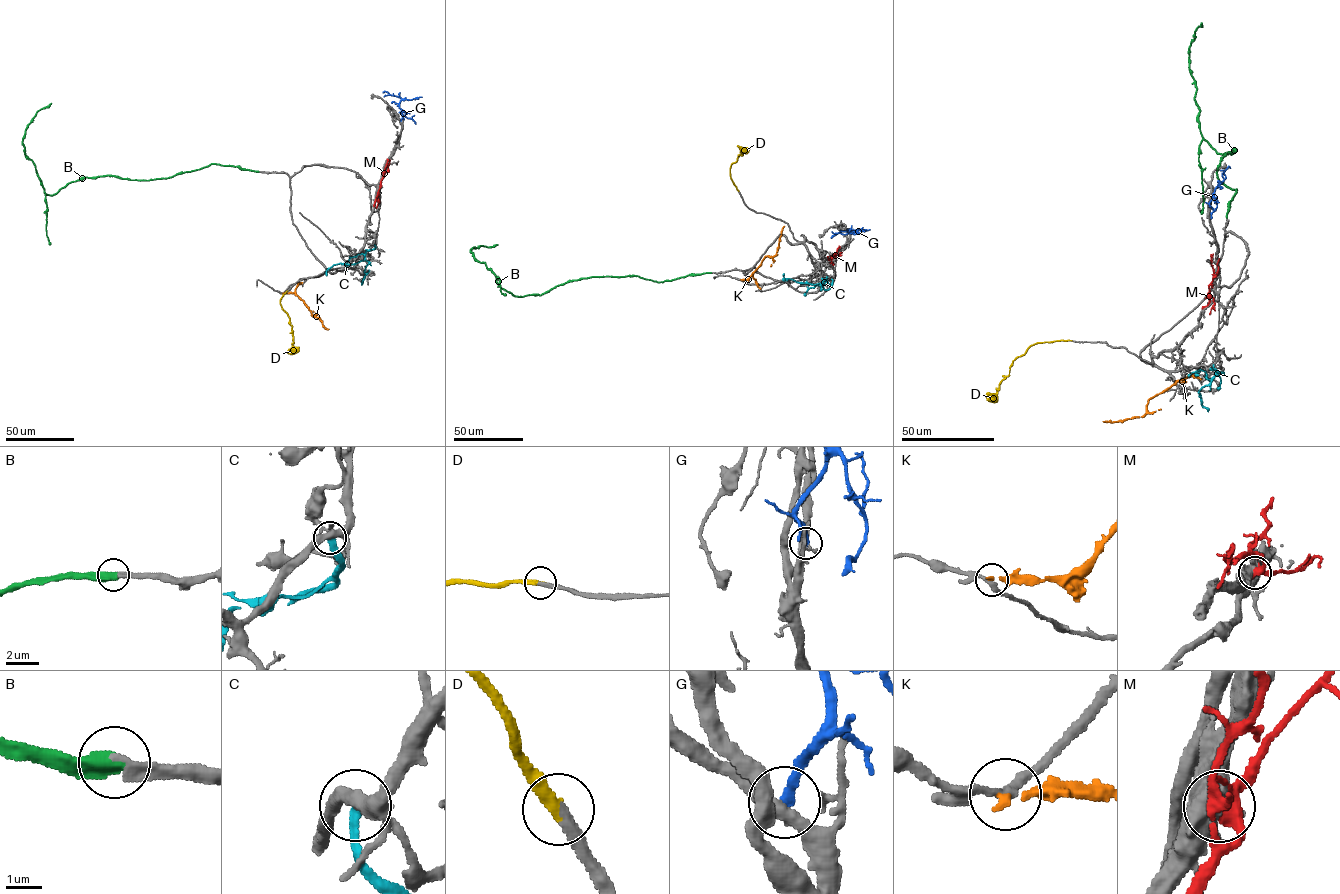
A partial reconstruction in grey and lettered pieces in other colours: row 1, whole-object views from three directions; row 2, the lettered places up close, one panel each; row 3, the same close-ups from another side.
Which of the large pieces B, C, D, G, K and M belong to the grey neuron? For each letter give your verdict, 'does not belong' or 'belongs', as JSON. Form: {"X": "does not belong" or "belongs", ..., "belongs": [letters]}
{"B": "belongs", "C": "does not belong", "D": "belongs", "G": "does not belong", "K": "does not belong", "M": "does not belong", "belongs": ["B", "D"]}

